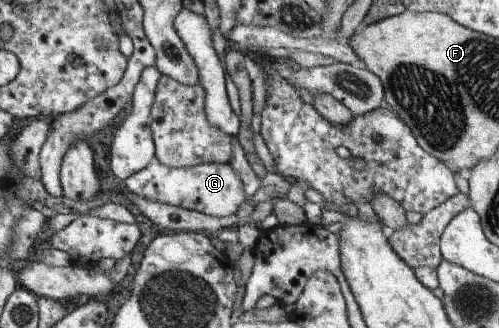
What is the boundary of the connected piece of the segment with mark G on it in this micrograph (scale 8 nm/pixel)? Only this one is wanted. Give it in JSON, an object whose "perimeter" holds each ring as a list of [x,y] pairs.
{"perimeter":[[[154,157],[146,168],[129,176],[125,186],[130,193],[146,200],[198,211],[211,217],[230,216],[247,200],[244,183],[230,163],[202,163],[188,168],[174,168]]]}

